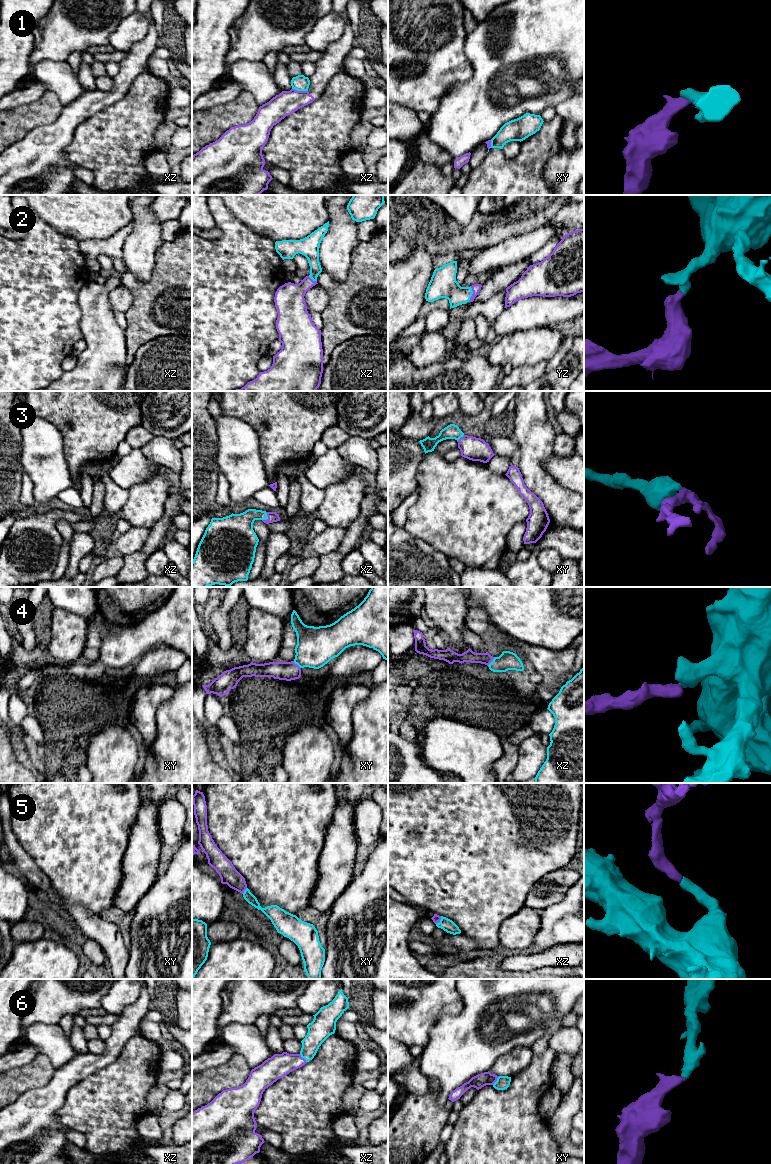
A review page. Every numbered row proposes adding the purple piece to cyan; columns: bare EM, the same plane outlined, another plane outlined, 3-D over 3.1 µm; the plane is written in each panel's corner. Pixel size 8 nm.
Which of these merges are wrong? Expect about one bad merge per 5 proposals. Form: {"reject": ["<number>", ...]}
{"reject": ["1"]}

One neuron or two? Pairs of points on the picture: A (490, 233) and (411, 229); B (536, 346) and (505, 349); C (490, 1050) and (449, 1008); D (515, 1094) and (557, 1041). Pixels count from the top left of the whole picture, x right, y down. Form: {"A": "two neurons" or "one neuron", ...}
{"A": "one neuron", "B": "one neuron", "C": "two neurons", "D": "two neurons"}

